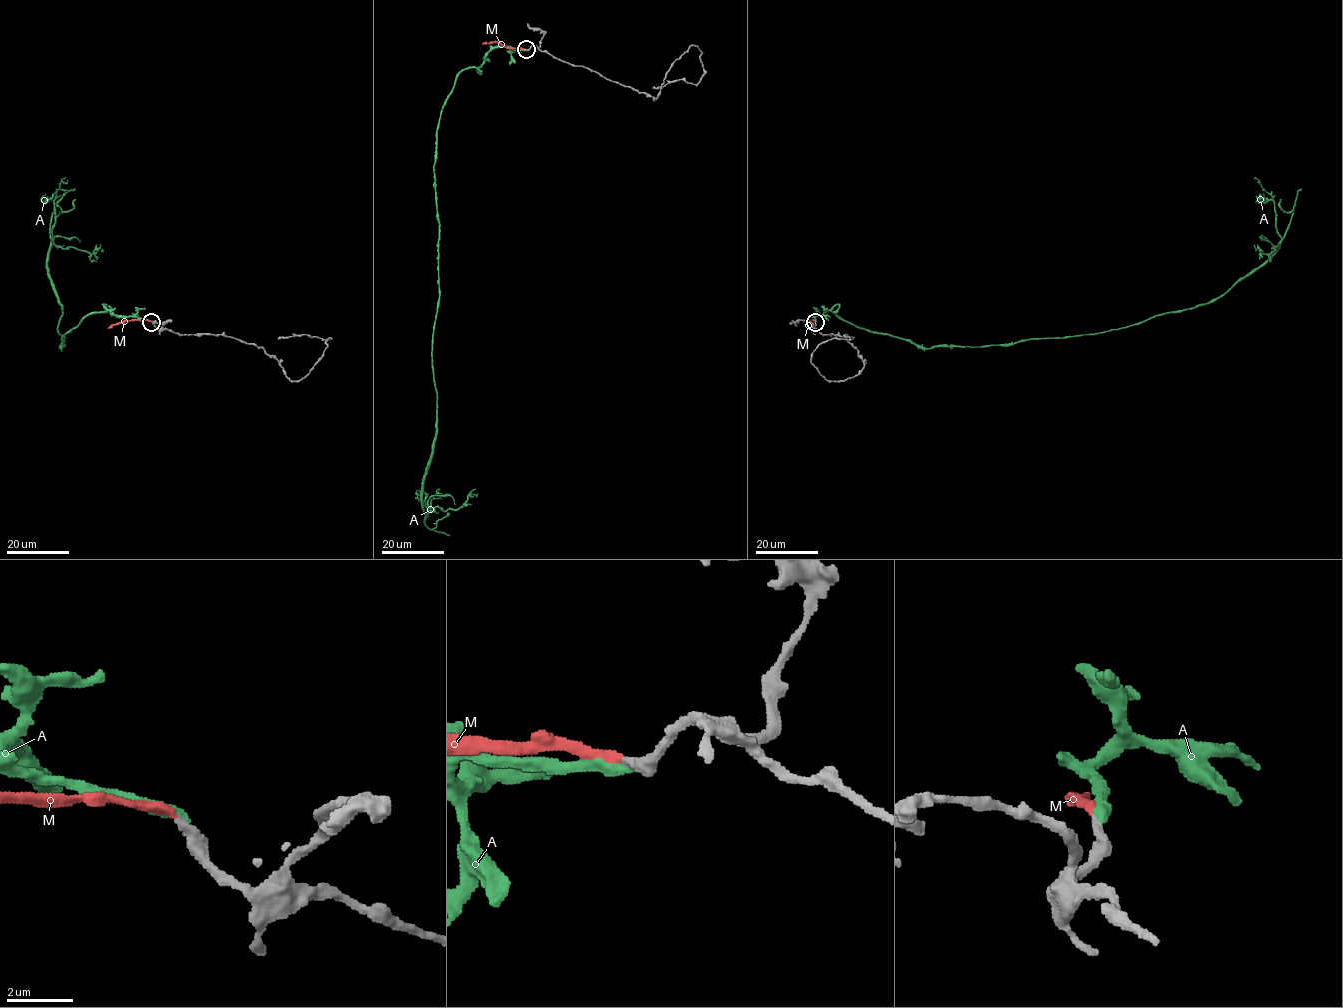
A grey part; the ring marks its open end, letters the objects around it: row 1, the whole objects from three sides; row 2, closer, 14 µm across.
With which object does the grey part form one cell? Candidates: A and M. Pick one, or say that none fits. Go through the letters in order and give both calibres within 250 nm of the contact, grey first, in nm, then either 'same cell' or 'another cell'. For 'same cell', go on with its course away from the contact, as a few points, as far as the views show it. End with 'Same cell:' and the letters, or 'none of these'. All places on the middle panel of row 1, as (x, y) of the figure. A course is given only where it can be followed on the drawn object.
A: 360 nm thick on the grey side, 380 nm on the other; another cell
M: 300 nm thick on the grey side, 260 nm on the other; same cell; it runs (526, 49), (506, 48), (497, 42), (482, 44)
Same cell: M

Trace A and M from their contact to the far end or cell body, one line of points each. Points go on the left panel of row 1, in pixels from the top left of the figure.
A: (152, 322), (116, 317), (104, 305), (65, 334), (59, 348), (62, 309), (47, 258), (54, 200), (65, 177)
M: (152, 321), (124, 321), (107, 328)

